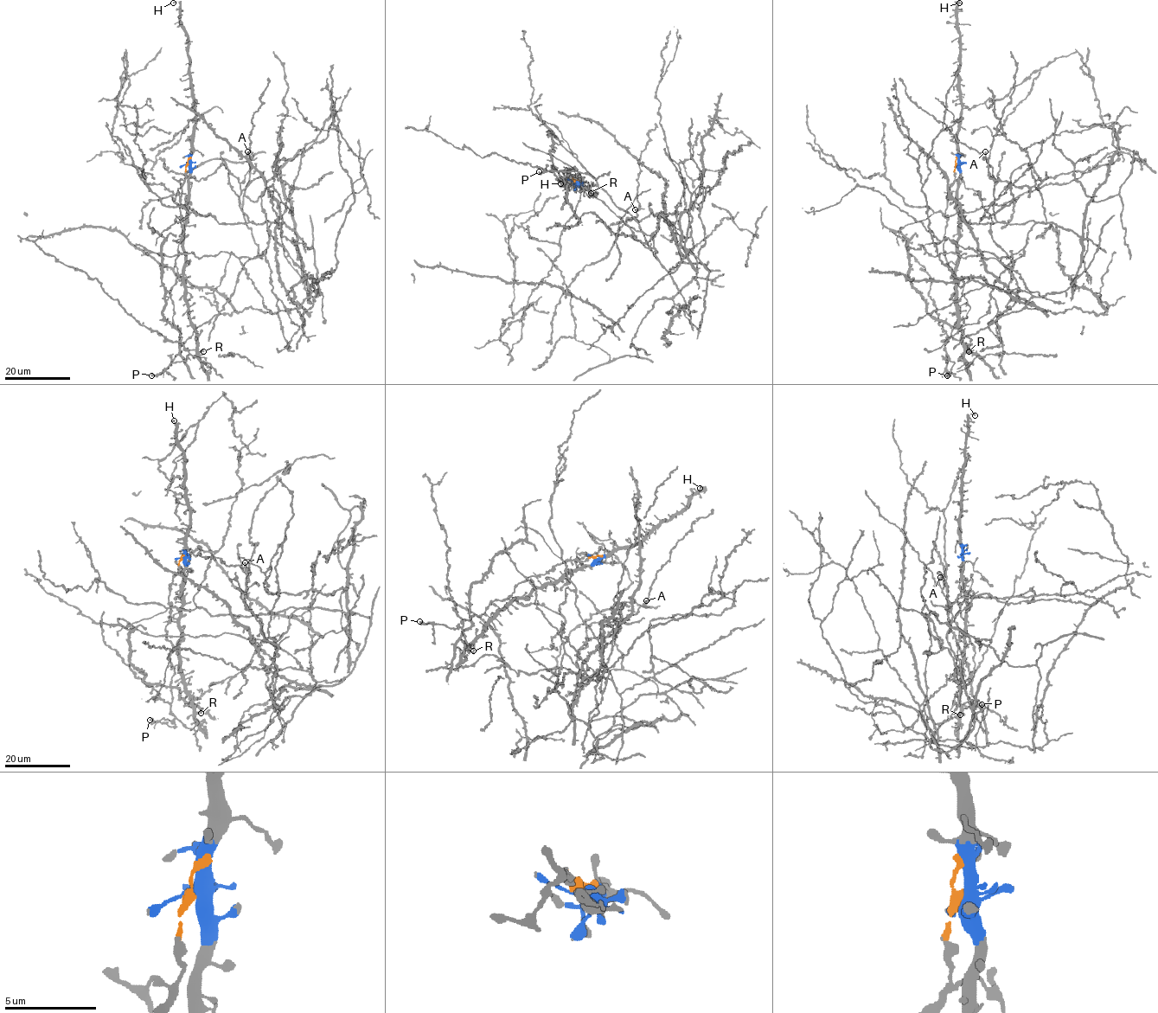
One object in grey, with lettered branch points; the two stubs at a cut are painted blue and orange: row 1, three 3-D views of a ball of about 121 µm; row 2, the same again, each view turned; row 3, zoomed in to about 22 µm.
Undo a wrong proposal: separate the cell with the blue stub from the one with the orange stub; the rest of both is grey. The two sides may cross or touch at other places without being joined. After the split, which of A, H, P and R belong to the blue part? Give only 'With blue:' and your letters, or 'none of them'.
With blue: H, R

